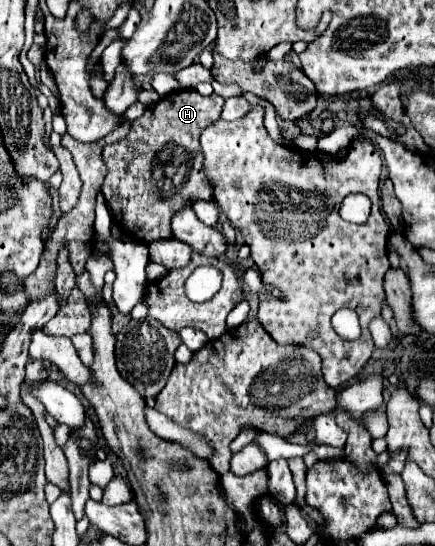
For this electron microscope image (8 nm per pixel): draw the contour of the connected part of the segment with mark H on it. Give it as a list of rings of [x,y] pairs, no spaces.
[[[193,88],[173,92],[157,104],[147,106],[145,114],[133,121],[133,130],[125,140],[107,144],[103,148],[103,162],[107,164],[103,194],[113,218],[119,226],[127,230],[127,234],[131,234],[131,238],[145,244],[157,238],[169,238],[171,218],[177,210],[181,210],[181,206],[189,206],[193,198],[211,200],[211,186],[207,184],[207,178],[203,174],[203,154],[199,146],[199,136],[211,122],[219,120],[223,102],[225,100],[217,94],[201,96]]]

